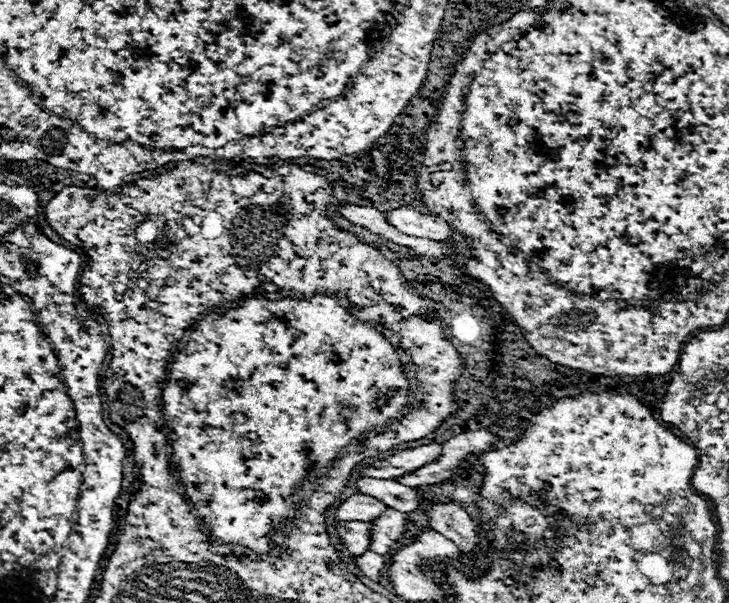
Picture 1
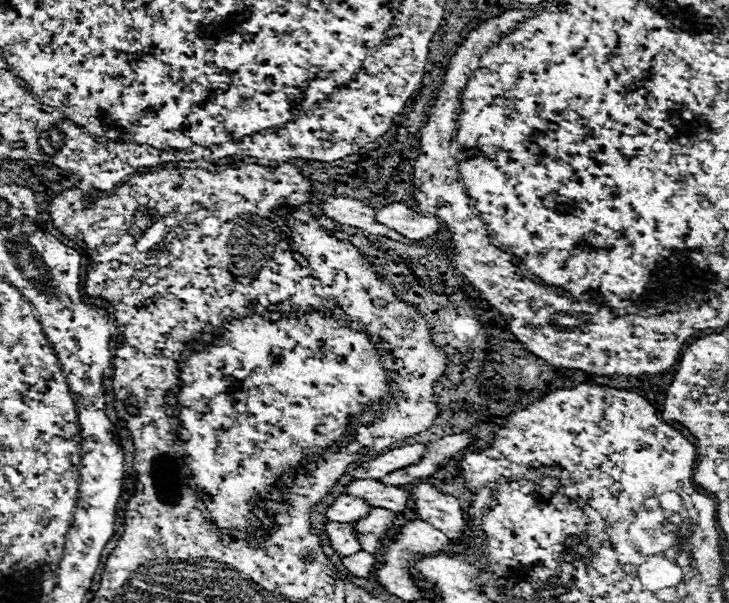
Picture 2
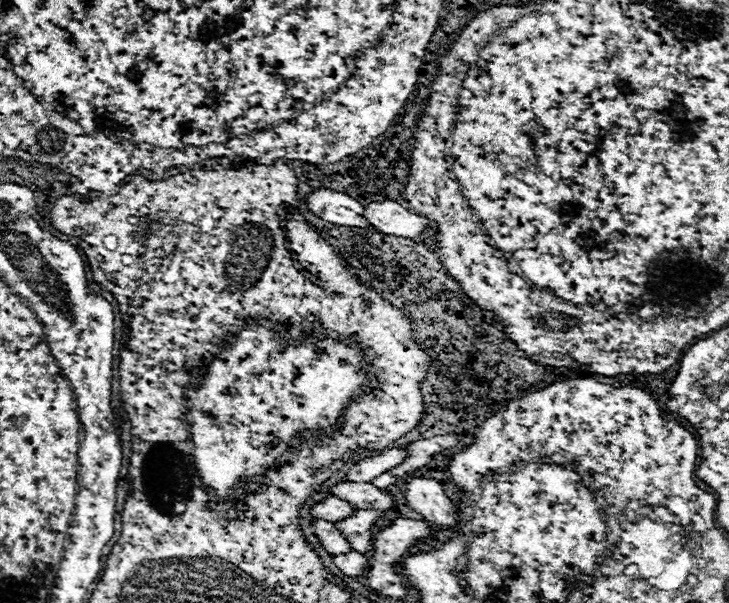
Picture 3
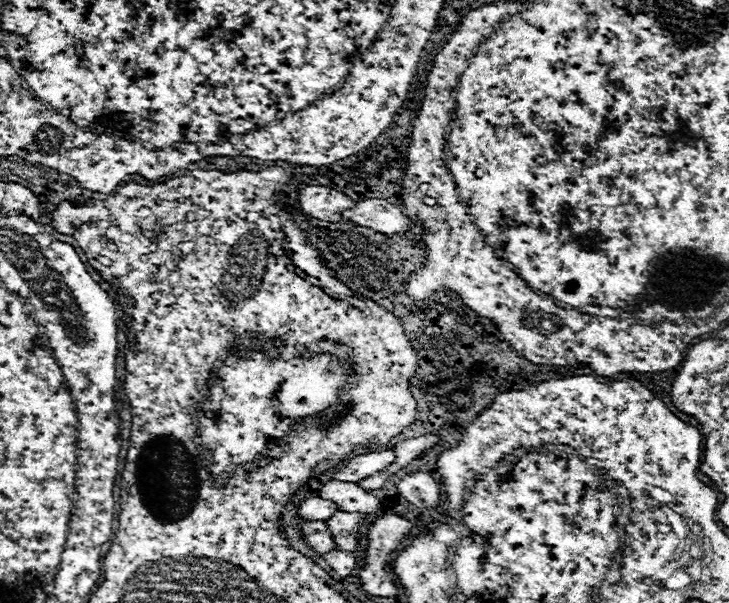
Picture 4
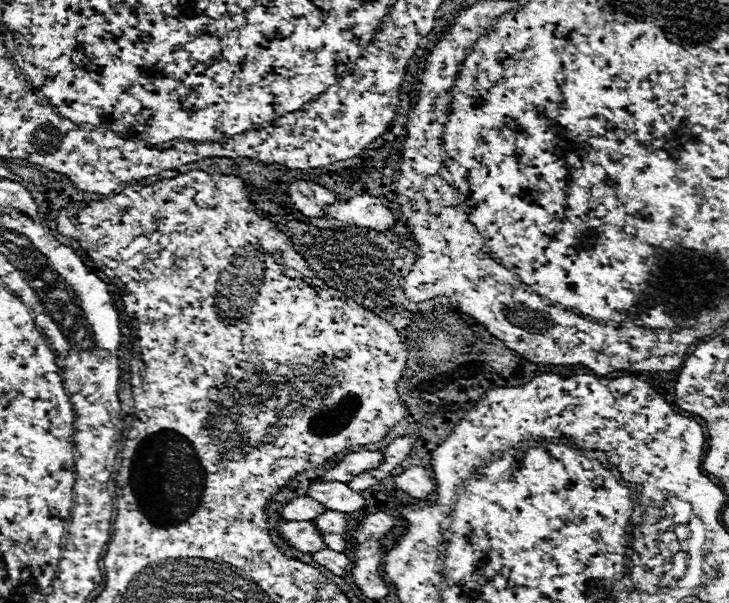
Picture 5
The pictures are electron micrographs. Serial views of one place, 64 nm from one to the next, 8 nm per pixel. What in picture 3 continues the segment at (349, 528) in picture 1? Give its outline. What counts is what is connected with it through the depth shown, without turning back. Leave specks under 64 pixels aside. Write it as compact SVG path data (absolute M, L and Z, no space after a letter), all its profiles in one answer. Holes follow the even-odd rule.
M314 520L310 524L312 534L318 538L318 542L322 544L322 548L328 554L344 554L350 550L350 544L346 544L346 538L334 528L334 522L326 522L326 520Z

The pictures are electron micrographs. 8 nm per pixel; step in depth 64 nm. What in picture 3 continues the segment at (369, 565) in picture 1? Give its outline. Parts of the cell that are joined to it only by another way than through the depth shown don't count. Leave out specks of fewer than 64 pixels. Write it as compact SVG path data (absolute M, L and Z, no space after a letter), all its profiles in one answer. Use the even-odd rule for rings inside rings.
M350 550L348 554L332 556L332 562L346 576L362 576L366 572L366 568L368 568L368 558L364 554L360 554L360 552L354 552L354 550Z

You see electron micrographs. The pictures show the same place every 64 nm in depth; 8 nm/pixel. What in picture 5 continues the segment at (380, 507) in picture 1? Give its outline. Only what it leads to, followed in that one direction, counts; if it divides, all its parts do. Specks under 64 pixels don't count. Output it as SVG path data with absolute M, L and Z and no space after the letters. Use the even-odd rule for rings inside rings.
M306 496L294 498L290 502L284 502L276 514L282 520L312 520L314 516L326 512L326 508L322 508L322 504L314 504L314 500L308 500Z

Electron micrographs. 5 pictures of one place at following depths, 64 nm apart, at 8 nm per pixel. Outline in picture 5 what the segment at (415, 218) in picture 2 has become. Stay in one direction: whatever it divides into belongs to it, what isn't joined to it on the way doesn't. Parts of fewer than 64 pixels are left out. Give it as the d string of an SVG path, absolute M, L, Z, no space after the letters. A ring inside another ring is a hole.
M358 194L348 200L334 202L326 206L328 218L348 222L360 228L374 228L378 232L386 232L392 228L398 220L392 210L388 210L380 198L370 194Z

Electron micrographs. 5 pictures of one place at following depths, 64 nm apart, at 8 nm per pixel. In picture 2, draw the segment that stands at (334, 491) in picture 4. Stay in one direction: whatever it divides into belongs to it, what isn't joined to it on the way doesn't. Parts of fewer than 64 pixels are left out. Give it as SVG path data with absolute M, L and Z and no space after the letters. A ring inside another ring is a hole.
M352 480L344 488L344 494L362 498L374 508L386 508L392 512L400 512L402 508L406 508L410 500L408 492L398 486L384 486L380 482L368 482L368 480Z

